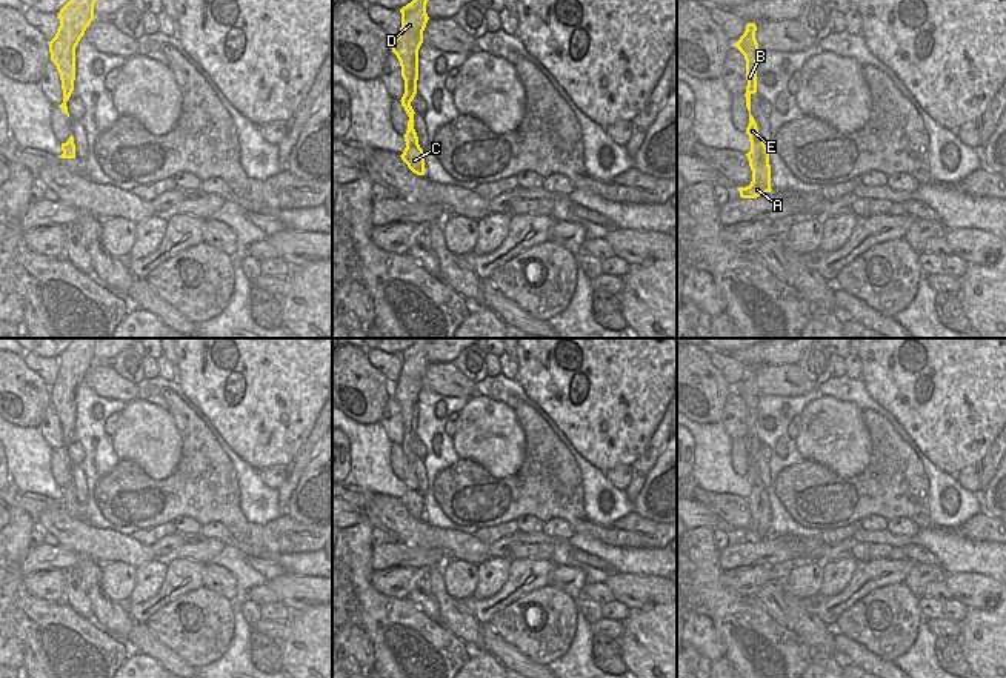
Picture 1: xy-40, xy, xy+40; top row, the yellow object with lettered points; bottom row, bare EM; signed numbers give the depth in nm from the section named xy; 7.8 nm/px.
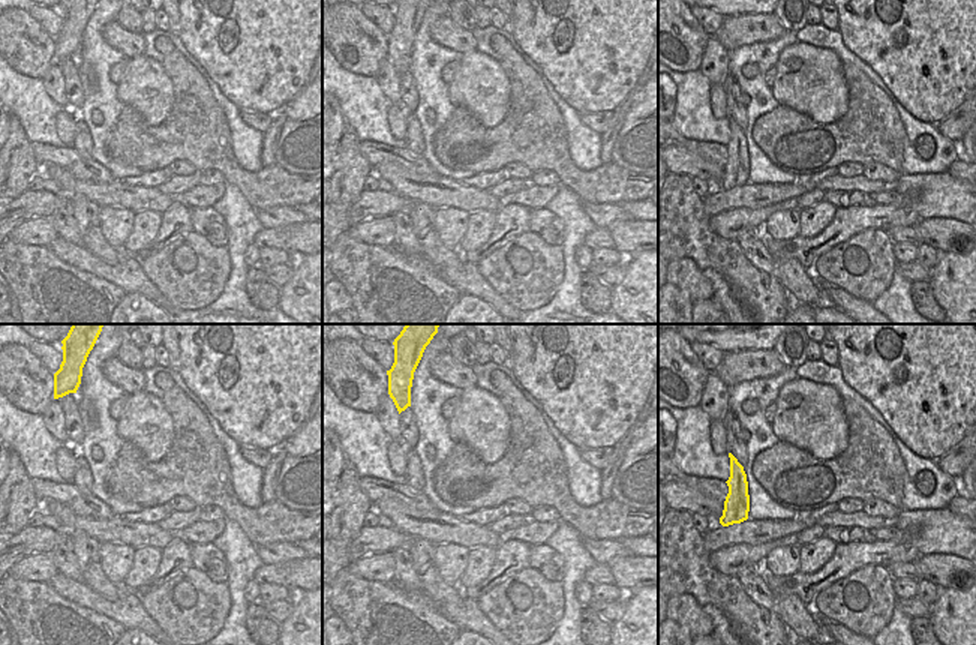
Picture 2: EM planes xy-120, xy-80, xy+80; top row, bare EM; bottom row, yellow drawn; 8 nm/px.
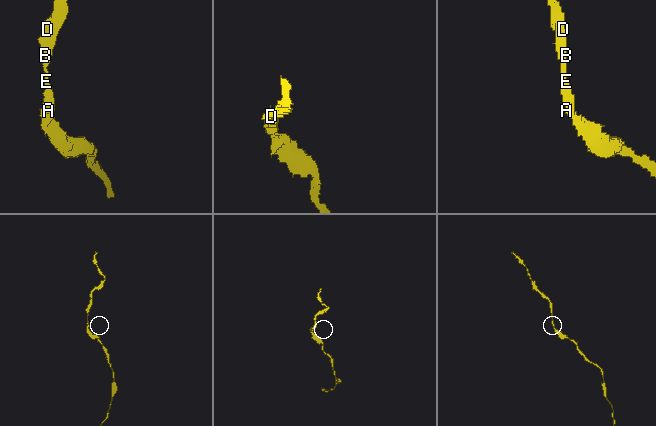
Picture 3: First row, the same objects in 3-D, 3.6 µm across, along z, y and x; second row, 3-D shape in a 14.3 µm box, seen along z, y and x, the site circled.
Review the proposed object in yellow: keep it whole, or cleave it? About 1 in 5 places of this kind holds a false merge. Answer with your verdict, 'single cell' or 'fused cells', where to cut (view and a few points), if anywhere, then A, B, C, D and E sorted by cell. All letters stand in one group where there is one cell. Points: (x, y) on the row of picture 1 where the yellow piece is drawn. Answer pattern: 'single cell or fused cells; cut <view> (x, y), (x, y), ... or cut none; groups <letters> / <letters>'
single cell; cut none; groups A B C D E

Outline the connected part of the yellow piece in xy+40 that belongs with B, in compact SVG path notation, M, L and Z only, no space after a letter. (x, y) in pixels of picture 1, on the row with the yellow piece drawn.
M748 23L745 34L734 45L746 60L746 108L749 111L749 125L746 134L749 135L751 151L746 154L749 166L752 171L752 181L746 188L740 189L741 198L757 198L766 192L771 192L771 165L769 152L763 141L763 137L758 132L757 123L751 115L751 95L757 92L757 61L758 61L758 43L755 40L755 23Z

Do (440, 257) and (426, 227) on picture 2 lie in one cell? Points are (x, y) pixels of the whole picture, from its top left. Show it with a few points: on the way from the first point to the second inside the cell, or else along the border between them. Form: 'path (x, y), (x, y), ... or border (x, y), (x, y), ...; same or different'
path (434, 249), (426, 234); same

